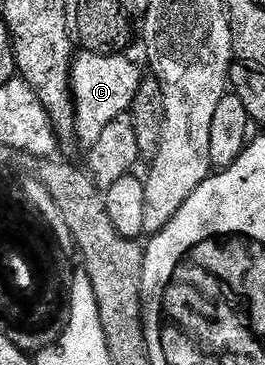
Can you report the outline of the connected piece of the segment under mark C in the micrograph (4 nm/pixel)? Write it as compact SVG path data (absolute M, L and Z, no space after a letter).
M93 51L79 52L72 63L72 98L76 105L76 134L84 145L91 145L102 137L106 125L131 108L140 88L142 72L138 64L128 59L127 54L96 54Z

